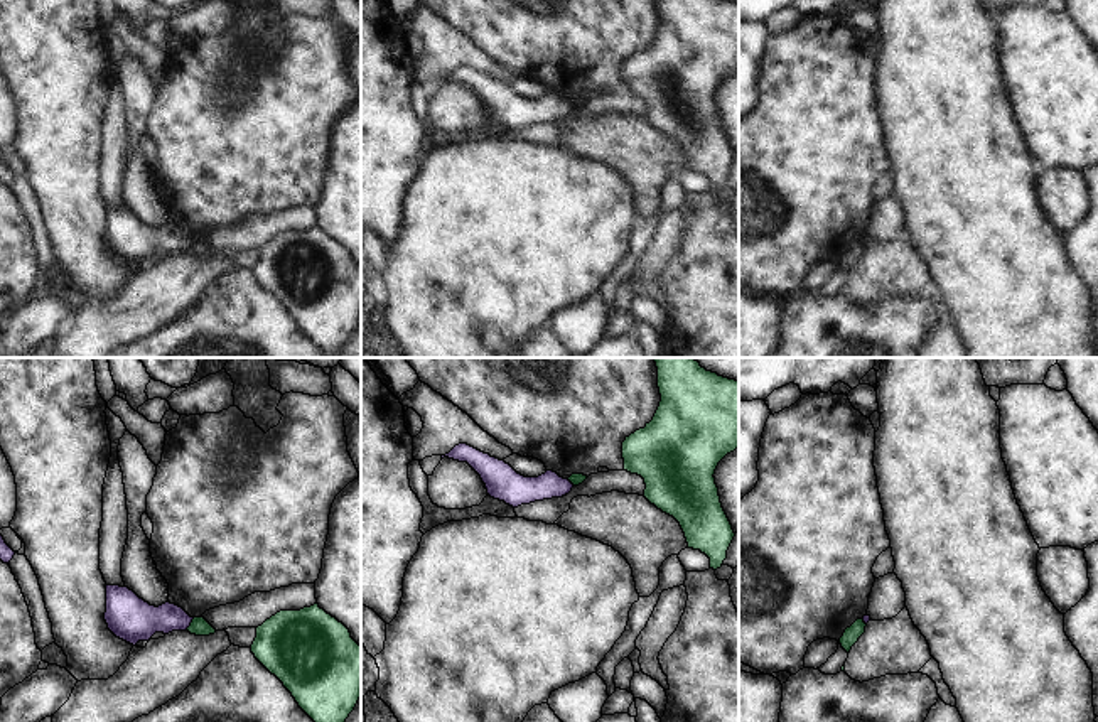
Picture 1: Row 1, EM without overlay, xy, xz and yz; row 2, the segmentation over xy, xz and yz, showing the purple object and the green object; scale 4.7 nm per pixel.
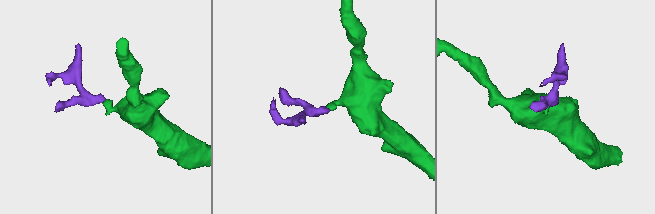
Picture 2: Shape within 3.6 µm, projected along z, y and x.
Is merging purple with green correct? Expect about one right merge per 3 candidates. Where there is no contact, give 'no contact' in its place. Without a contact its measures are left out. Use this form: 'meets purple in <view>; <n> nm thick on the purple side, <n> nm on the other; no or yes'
meets purple in xy; 190 nm thick on the purple side, 90 nm on the other; no

